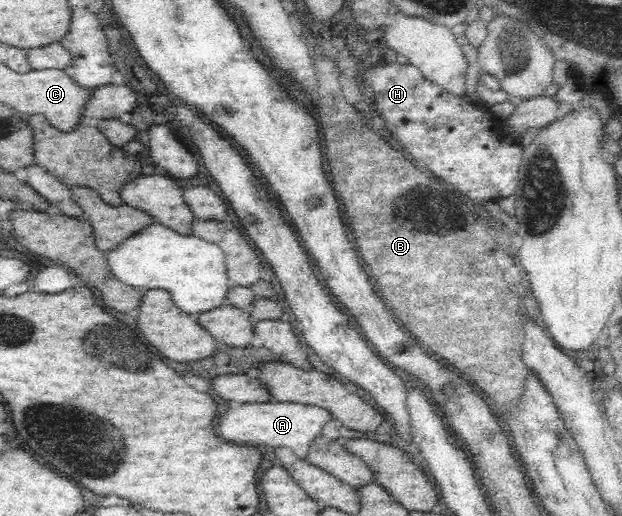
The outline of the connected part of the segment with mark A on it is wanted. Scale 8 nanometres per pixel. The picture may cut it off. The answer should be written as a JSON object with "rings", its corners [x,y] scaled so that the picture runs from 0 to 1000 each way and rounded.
{"rings":[[[449,777],[415,783],[397,781],[375,785],[355,810],[355,841],[359,849],[371,849],[371,855],[405,860],[415,864],[461,866],[471,870],[479,888],[494,890],[500,864],[506,853],[518,845],[519,829],[539,818],[537,802],[523,791],[498,787],[494,783],[455,781]]]}

